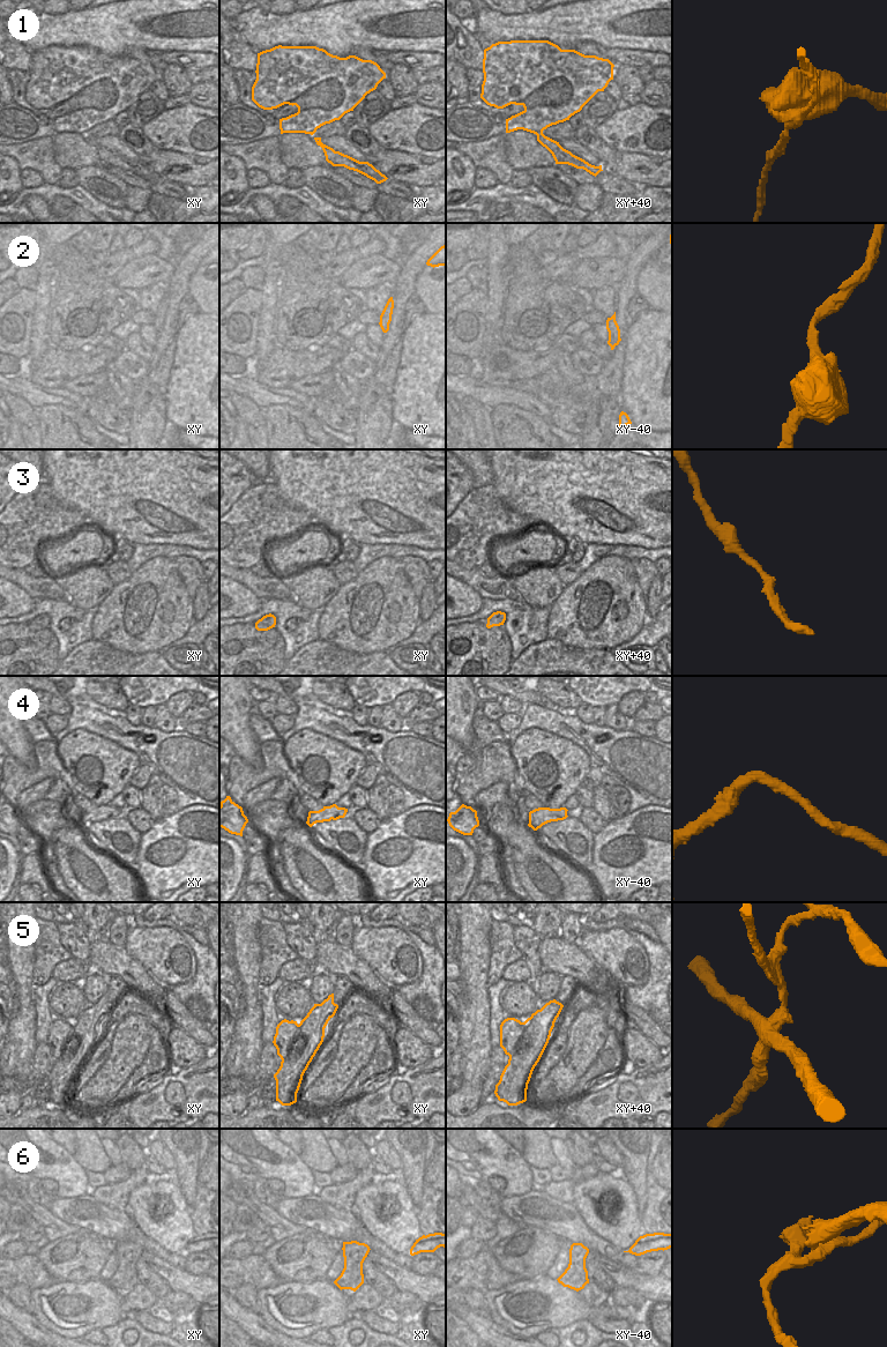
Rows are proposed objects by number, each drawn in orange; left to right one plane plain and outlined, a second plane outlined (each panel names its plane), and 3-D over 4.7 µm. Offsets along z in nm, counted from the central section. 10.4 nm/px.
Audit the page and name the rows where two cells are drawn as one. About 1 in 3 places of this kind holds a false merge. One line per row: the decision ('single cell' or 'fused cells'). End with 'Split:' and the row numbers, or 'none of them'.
1: fused cells
2: single cell
3: single cell
4: single cell
5: fused cells
6: fused cells
Split: 1, 5, 6

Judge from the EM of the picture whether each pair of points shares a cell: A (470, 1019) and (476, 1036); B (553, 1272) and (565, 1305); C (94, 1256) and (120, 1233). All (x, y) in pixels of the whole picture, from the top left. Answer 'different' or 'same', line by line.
A: same
B: different
C: different

